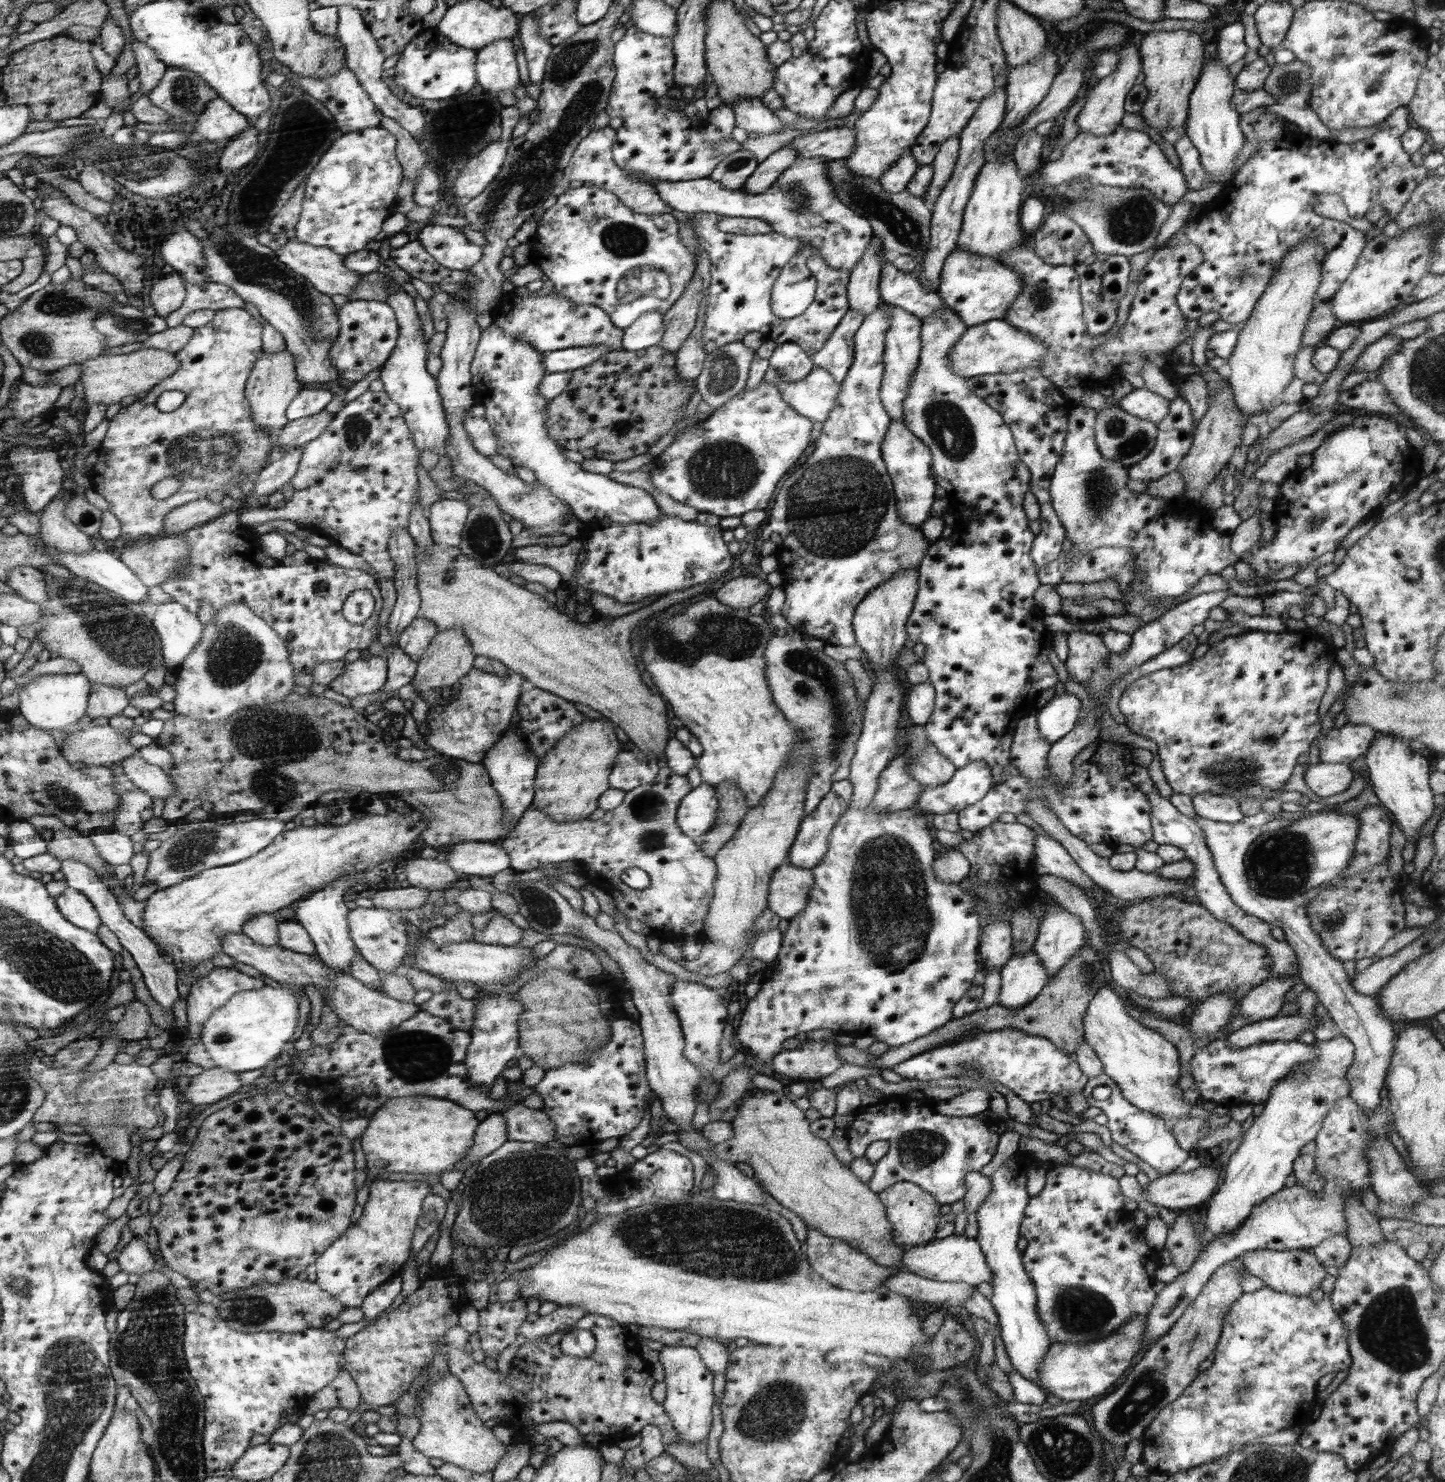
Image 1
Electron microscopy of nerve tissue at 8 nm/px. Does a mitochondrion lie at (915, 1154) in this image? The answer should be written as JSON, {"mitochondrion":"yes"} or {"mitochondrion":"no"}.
{"mitochondrion":"yes"}

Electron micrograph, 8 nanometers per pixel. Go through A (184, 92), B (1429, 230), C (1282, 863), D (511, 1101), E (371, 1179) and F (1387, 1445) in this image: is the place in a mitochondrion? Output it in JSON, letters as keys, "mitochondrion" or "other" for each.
{"A":"mitochondrion","B":"mitochondrion","C":"mitochondrion","D":"other","E":"other","F":"other"}

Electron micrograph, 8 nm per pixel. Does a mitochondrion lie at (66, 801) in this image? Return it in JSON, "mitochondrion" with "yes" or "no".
{"mitochondrion":"yes"}

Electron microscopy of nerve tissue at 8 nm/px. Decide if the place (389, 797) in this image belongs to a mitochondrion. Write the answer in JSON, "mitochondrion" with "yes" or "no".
{"mitochondrion":"no"}

